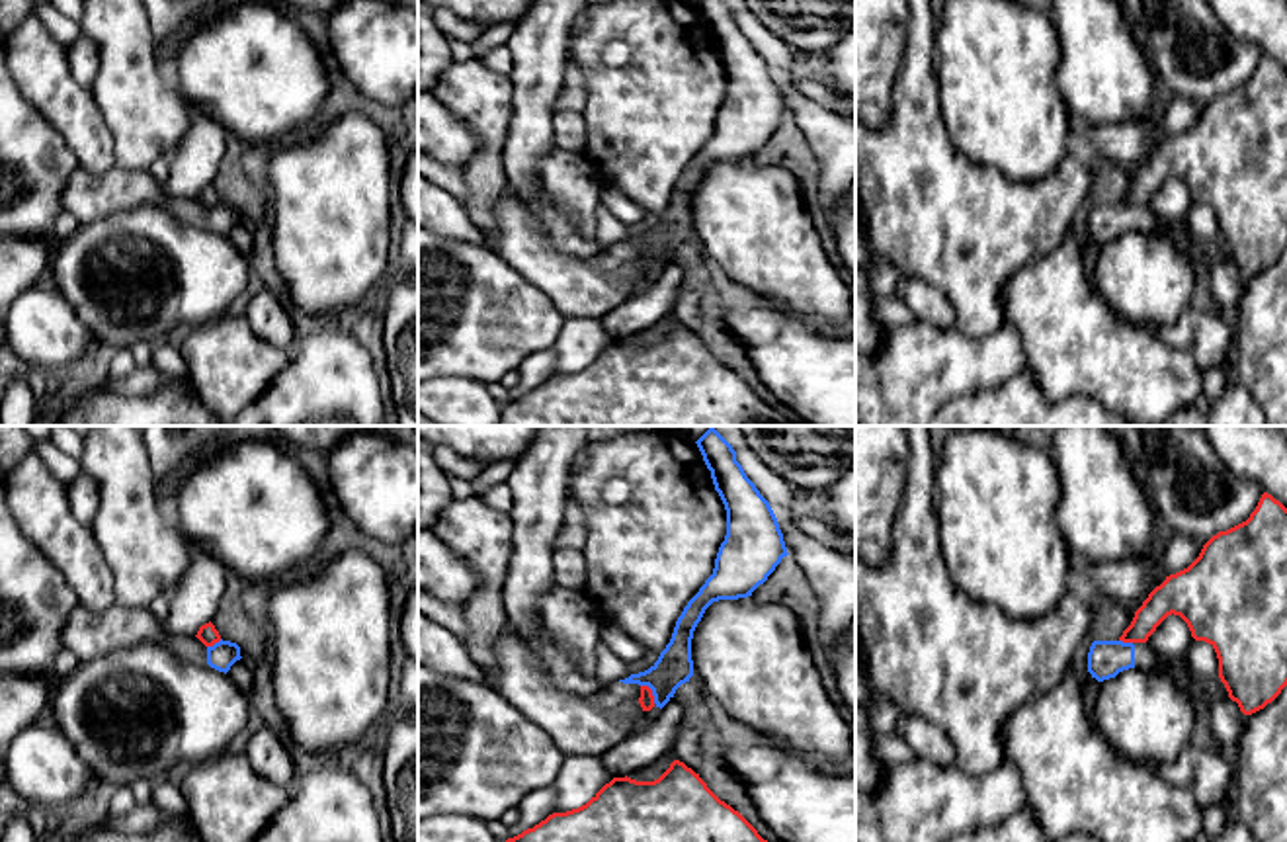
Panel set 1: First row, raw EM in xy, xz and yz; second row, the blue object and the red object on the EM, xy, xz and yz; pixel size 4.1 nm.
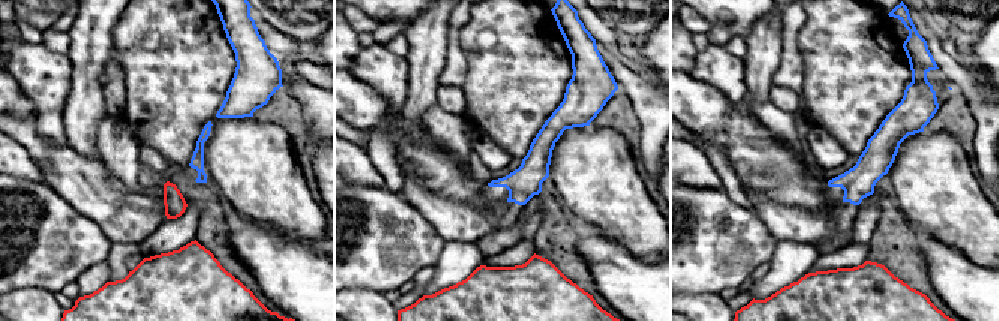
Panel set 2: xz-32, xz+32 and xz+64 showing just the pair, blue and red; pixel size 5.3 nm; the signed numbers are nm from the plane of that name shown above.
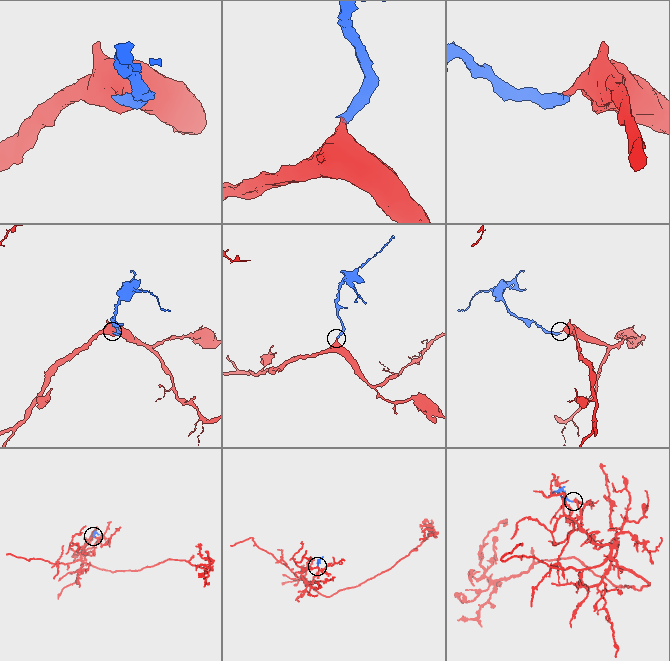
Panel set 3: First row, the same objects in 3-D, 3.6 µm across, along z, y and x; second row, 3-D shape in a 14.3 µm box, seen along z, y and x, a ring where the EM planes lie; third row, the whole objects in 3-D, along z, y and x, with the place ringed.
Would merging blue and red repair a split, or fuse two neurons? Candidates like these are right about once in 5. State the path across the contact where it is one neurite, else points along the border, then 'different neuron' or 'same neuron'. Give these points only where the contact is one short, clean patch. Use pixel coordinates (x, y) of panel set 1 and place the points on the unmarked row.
along xz (641, 247), (651, 252), (655, 264) | different neuron

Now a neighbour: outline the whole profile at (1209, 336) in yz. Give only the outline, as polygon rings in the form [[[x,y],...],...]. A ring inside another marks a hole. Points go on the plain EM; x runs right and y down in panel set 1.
[[[1195,305],[1174,322],[1156,326],[1154,332],[1166,346],[1191,352],[1201,369],[1225,367],[1228,350],[1236,346],[1232,316]]]

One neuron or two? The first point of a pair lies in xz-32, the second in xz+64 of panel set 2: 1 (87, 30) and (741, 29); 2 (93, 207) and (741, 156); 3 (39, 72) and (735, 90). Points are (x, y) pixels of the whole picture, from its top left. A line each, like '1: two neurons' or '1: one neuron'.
1: two neurons
2: two neurons
3: one neuron

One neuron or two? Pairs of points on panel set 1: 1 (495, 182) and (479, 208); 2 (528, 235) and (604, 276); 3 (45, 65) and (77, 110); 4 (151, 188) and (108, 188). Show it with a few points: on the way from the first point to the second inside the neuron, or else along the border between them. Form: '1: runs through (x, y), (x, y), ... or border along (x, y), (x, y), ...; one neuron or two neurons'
1: runs through (489, 188), (481, 202); one neuron
2: runs through (545, 254), (567, 276), (584, 276); one neuron
3: runs through (45, 77), (65, 102); one neuron
4: runs through (141, 188), (118, 188); one neuron

